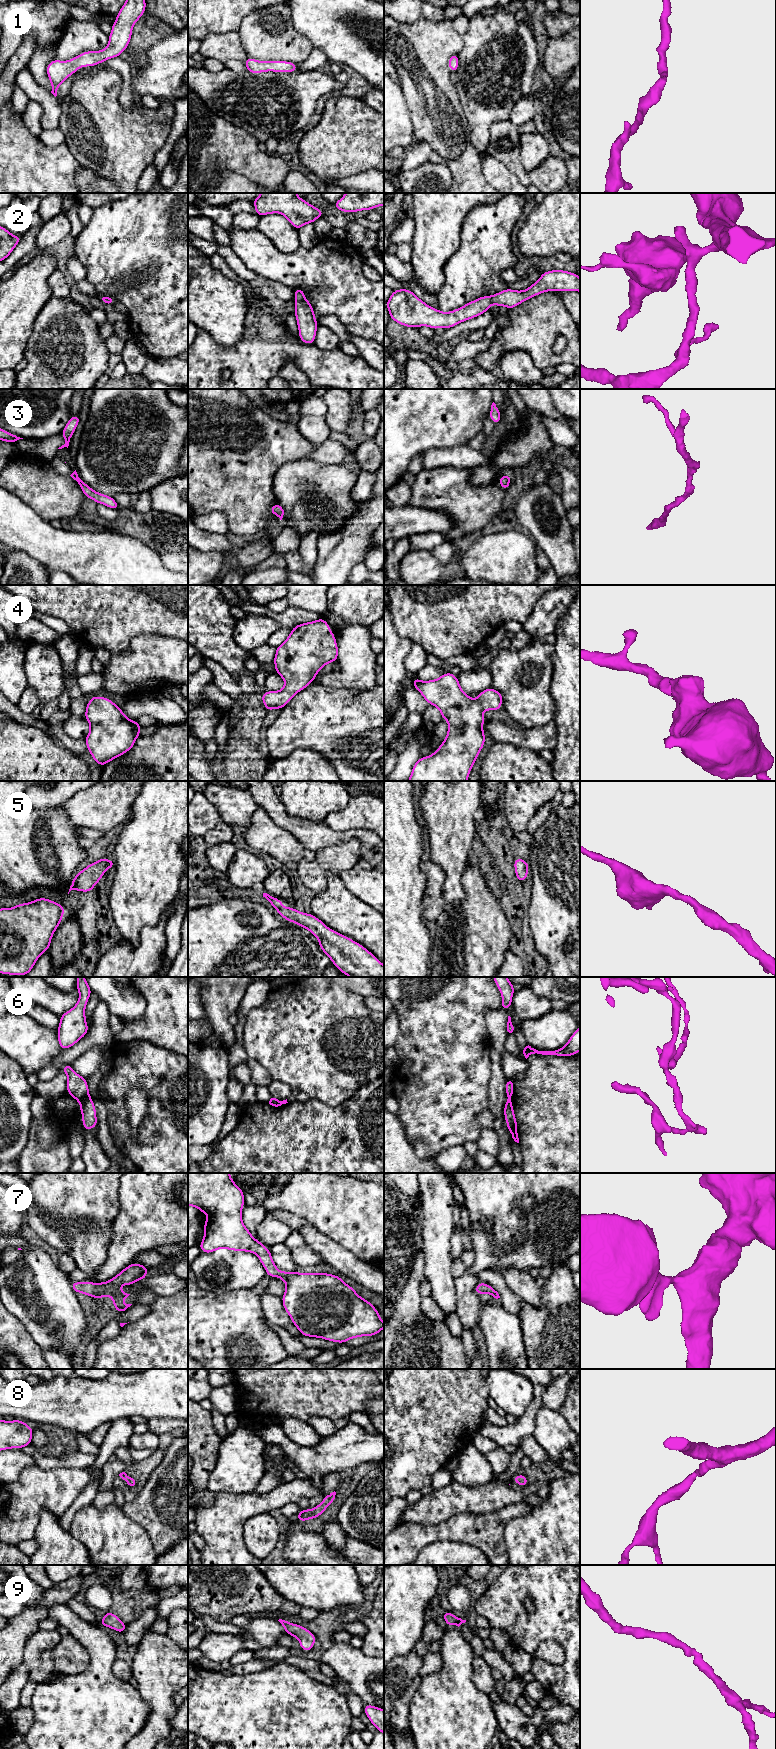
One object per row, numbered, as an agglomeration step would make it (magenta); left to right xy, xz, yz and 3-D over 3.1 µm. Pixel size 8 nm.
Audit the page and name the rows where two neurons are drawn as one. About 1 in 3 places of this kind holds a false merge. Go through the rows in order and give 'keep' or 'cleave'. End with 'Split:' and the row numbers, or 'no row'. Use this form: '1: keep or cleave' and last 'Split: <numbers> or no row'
1: keep
2: keep
3: keep
4: keep
5: keep
6: cleave
7: keep
8: keep
9: keep
Split: 6

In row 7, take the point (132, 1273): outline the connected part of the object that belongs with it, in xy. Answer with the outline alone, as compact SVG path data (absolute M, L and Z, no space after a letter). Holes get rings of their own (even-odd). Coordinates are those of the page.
M132 1263L107 1282L71 1282L71 1287L76 1293L80 1292L85 1295L92 1296L96 1300L98 1300L99 1298L103 1298L105 1295L109 1295L112 1298L116 1313L122 1312L130 1307L132 1304L121 1303L130 1294L123 1292L121 1289L118 1288L118 1286L132 1285L139 1279L144 1280L147 1277L148 1269L148 1267L145 1267L141 1264Z

